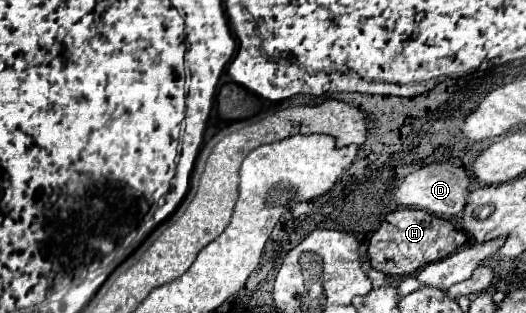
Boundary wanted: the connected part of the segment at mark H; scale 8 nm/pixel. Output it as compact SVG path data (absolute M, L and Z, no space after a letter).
M403 208L403 210L395 210L393 214L385 218L379 230L371 236L367 252L369 252L371 268L381 270L385 274L411 276L419 268L447 258L451 252L455 252L465 242L467 242L467 234L457 230L451 220L433 216L425 210Z

